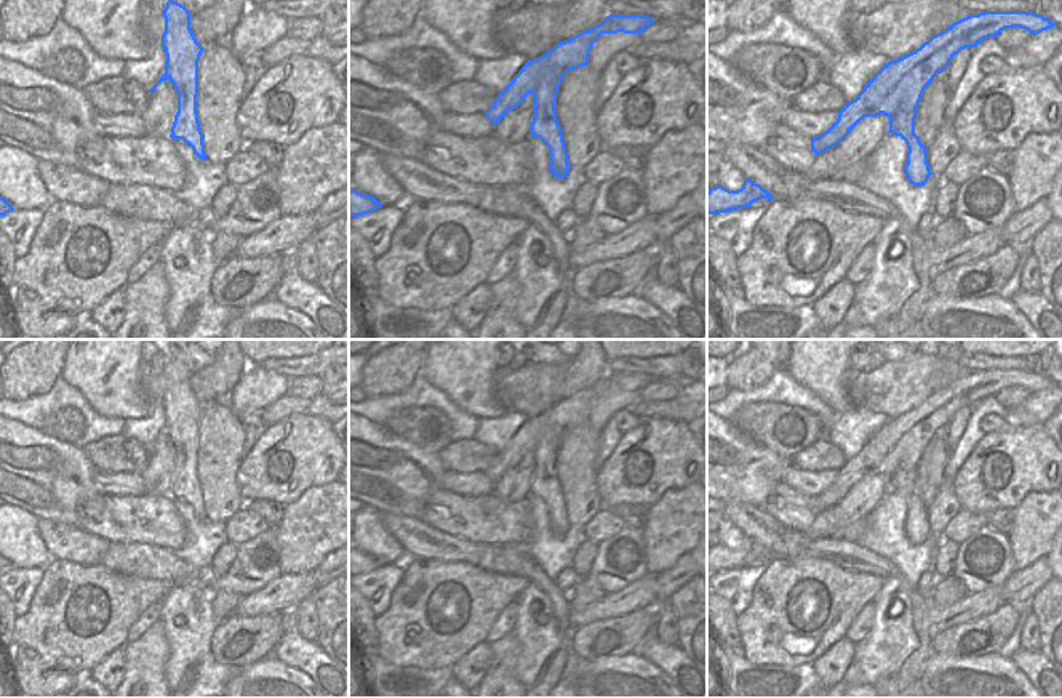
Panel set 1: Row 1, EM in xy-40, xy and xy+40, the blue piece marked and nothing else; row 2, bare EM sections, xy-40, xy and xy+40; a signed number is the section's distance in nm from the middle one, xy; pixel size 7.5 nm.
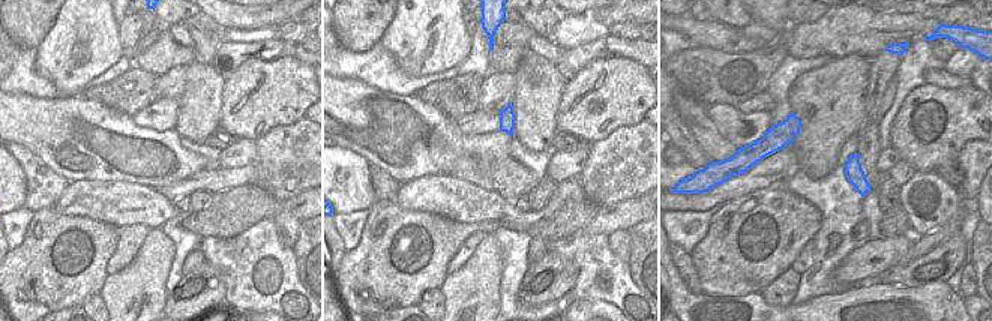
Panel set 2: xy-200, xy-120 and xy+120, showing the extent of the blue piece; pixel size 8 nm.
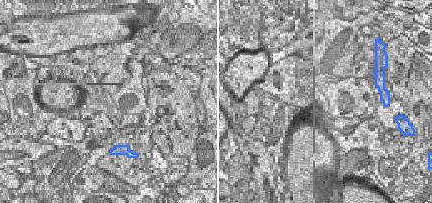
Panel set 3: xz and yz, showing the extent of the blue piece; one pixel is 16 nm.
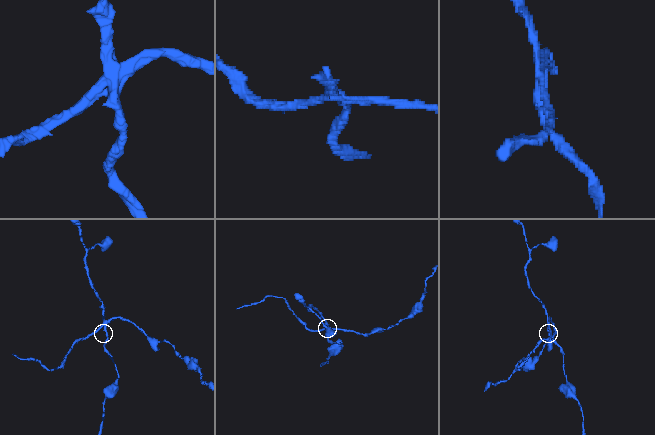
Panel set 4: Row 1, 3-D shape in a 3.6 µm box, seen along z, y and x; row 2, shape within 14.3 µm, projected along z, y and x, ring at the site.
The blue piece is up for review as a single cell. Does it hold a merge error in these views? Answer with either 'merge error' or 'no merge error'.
merge error

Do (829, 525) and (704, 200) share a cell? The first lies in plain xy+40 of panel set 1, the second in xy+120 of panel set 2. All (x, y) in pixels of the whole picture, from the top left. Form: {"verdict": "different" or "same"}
{"verdict": "same"}

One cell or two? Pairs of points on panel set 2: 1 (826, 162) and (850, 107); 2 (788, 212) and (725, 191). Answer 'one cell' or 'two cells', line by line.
1: one cell
2: two cells

